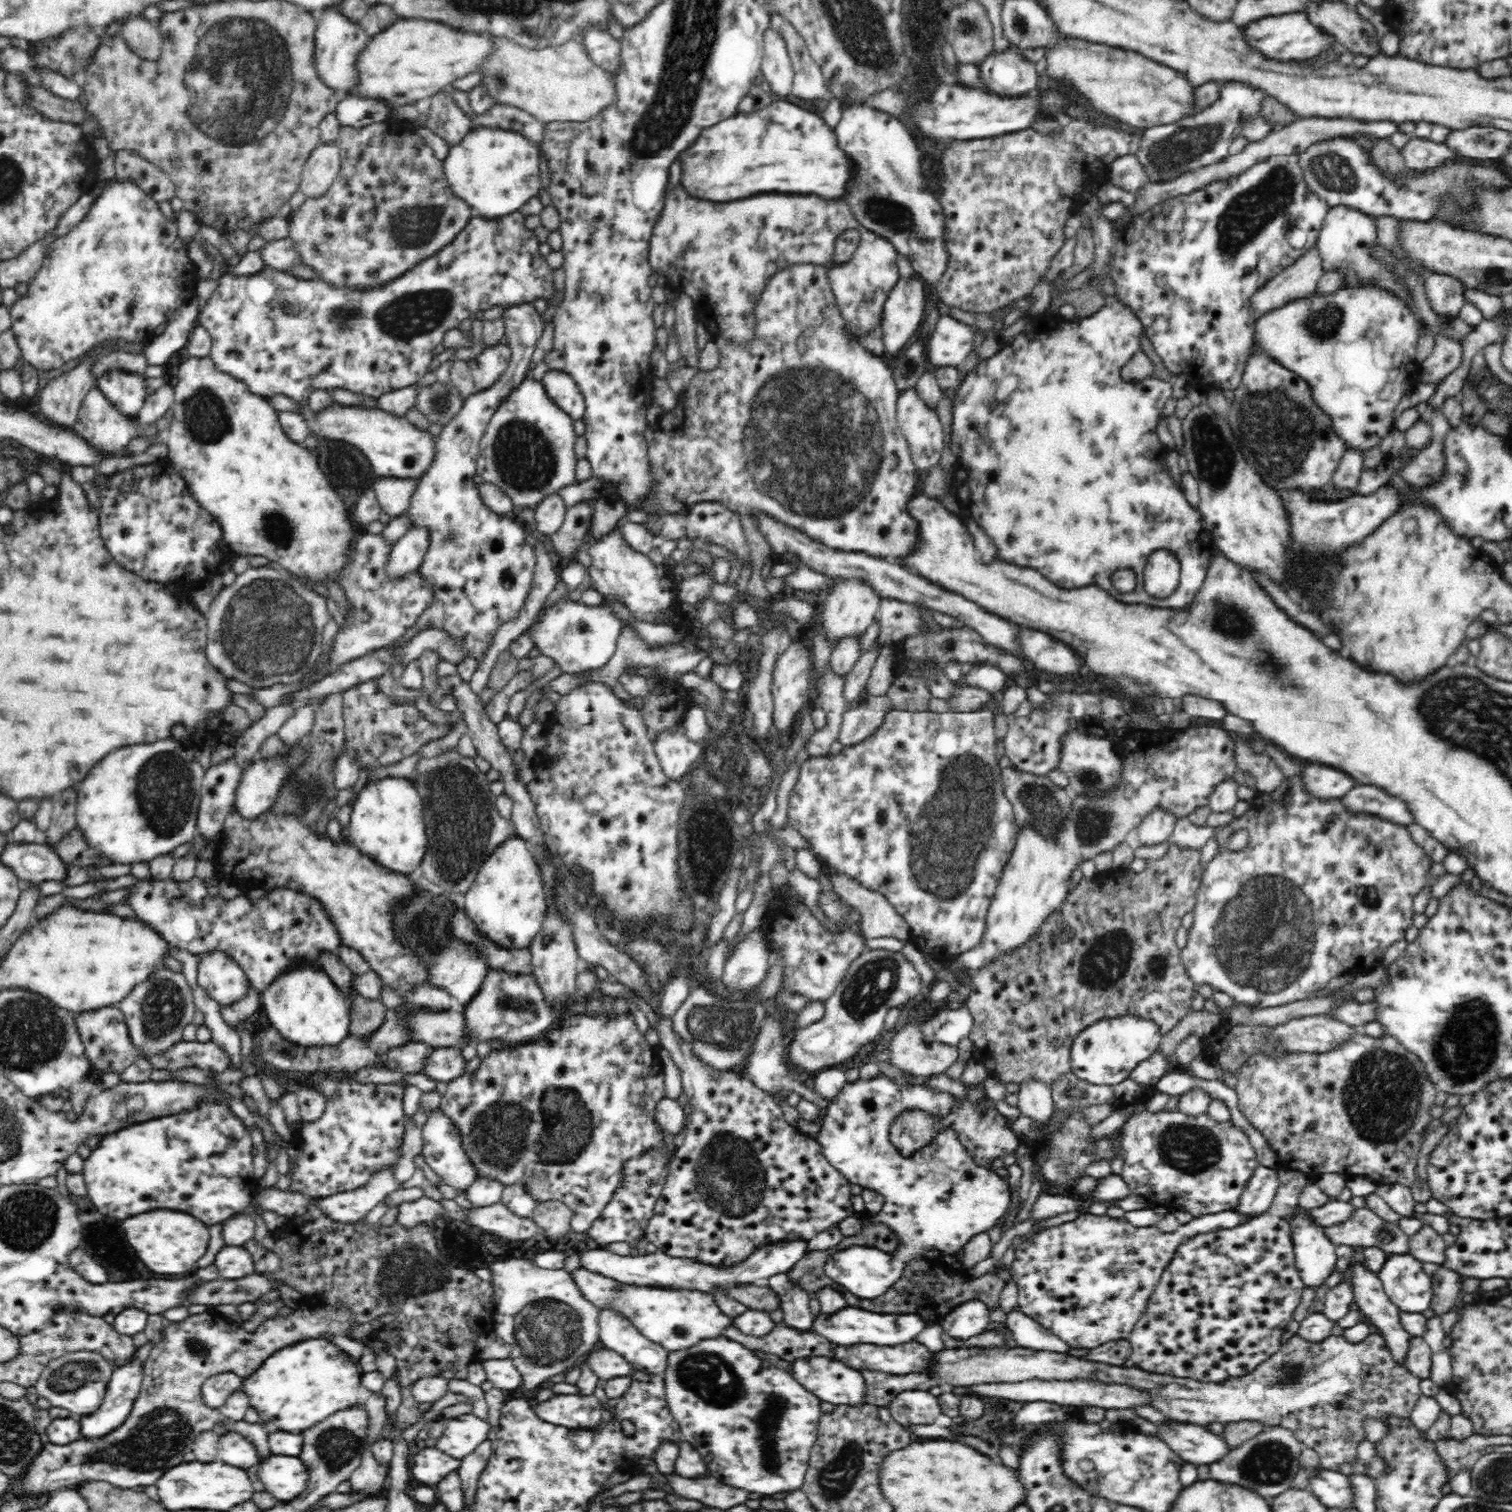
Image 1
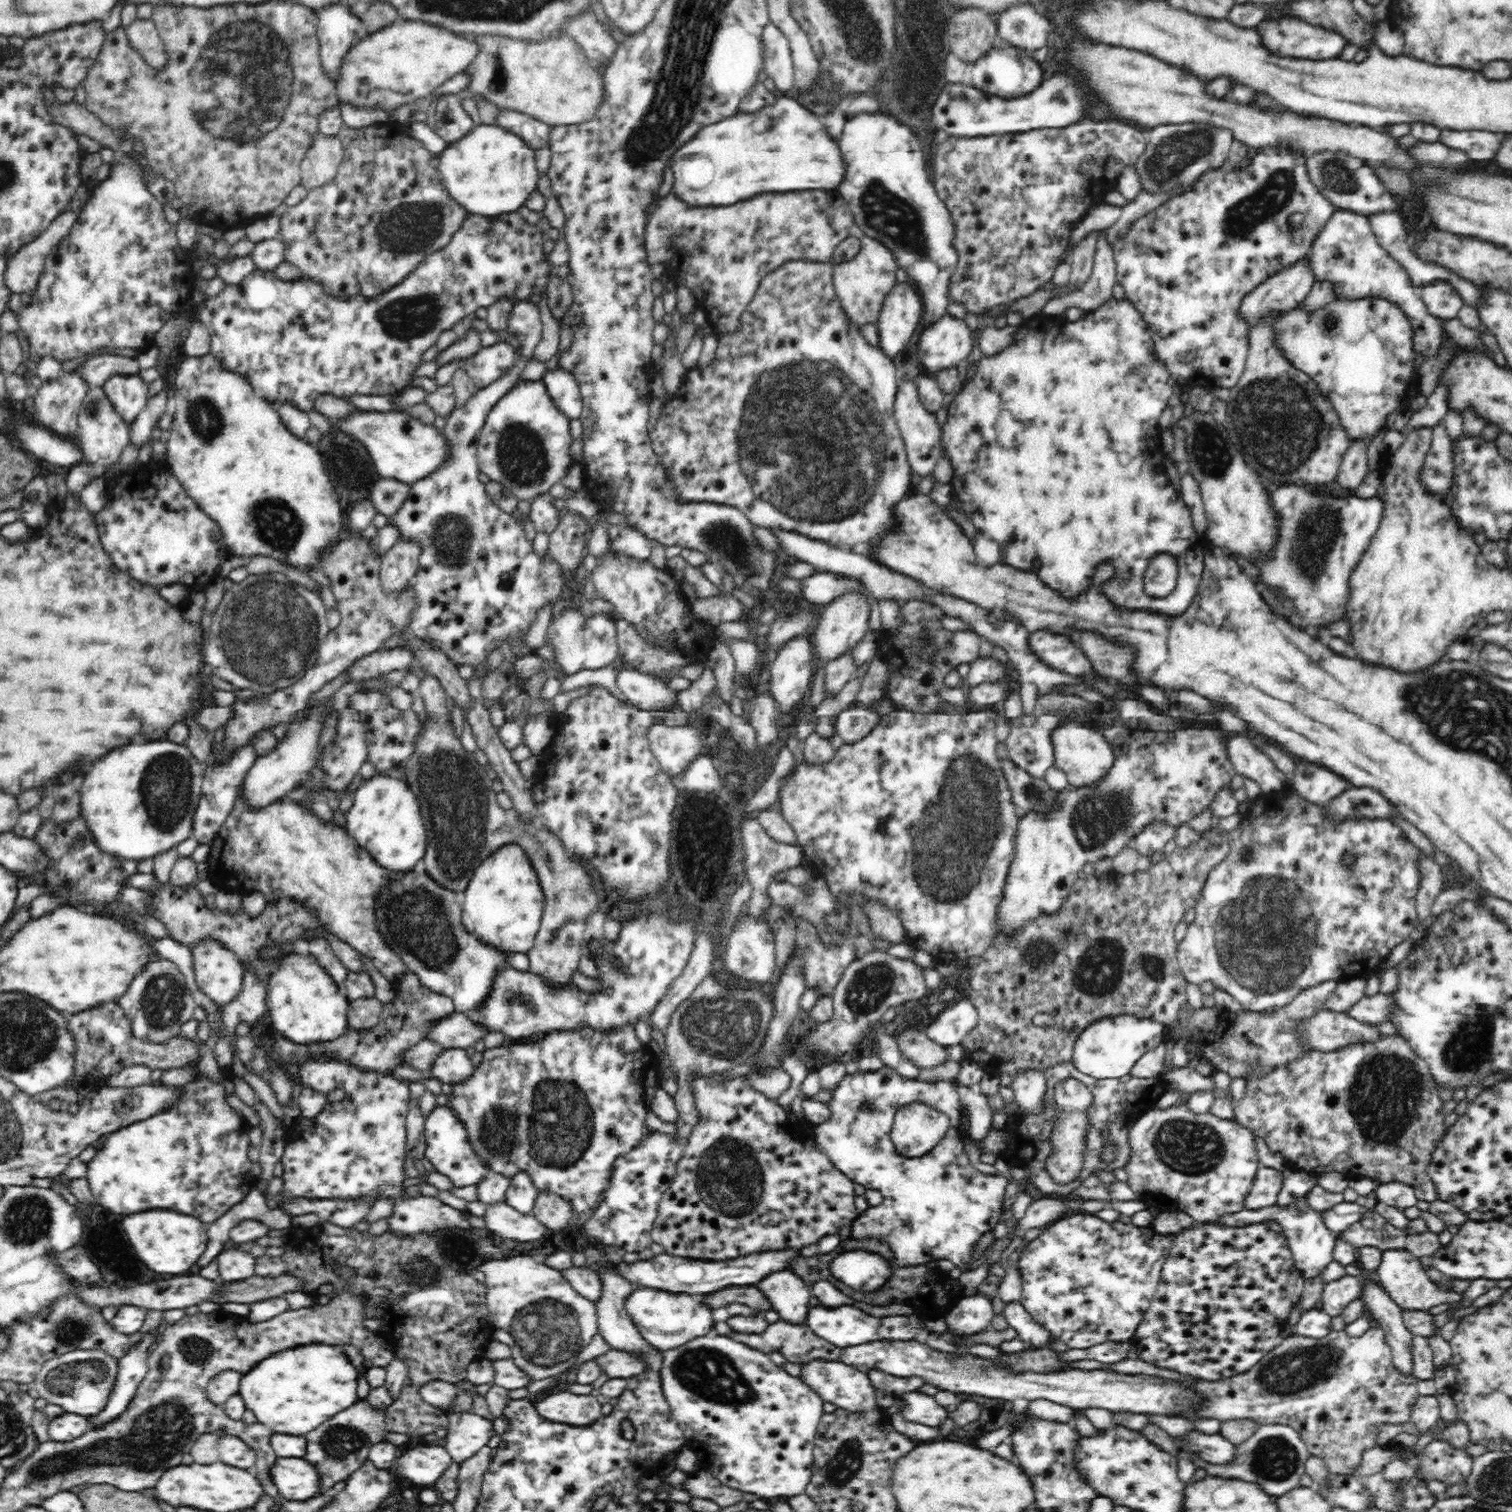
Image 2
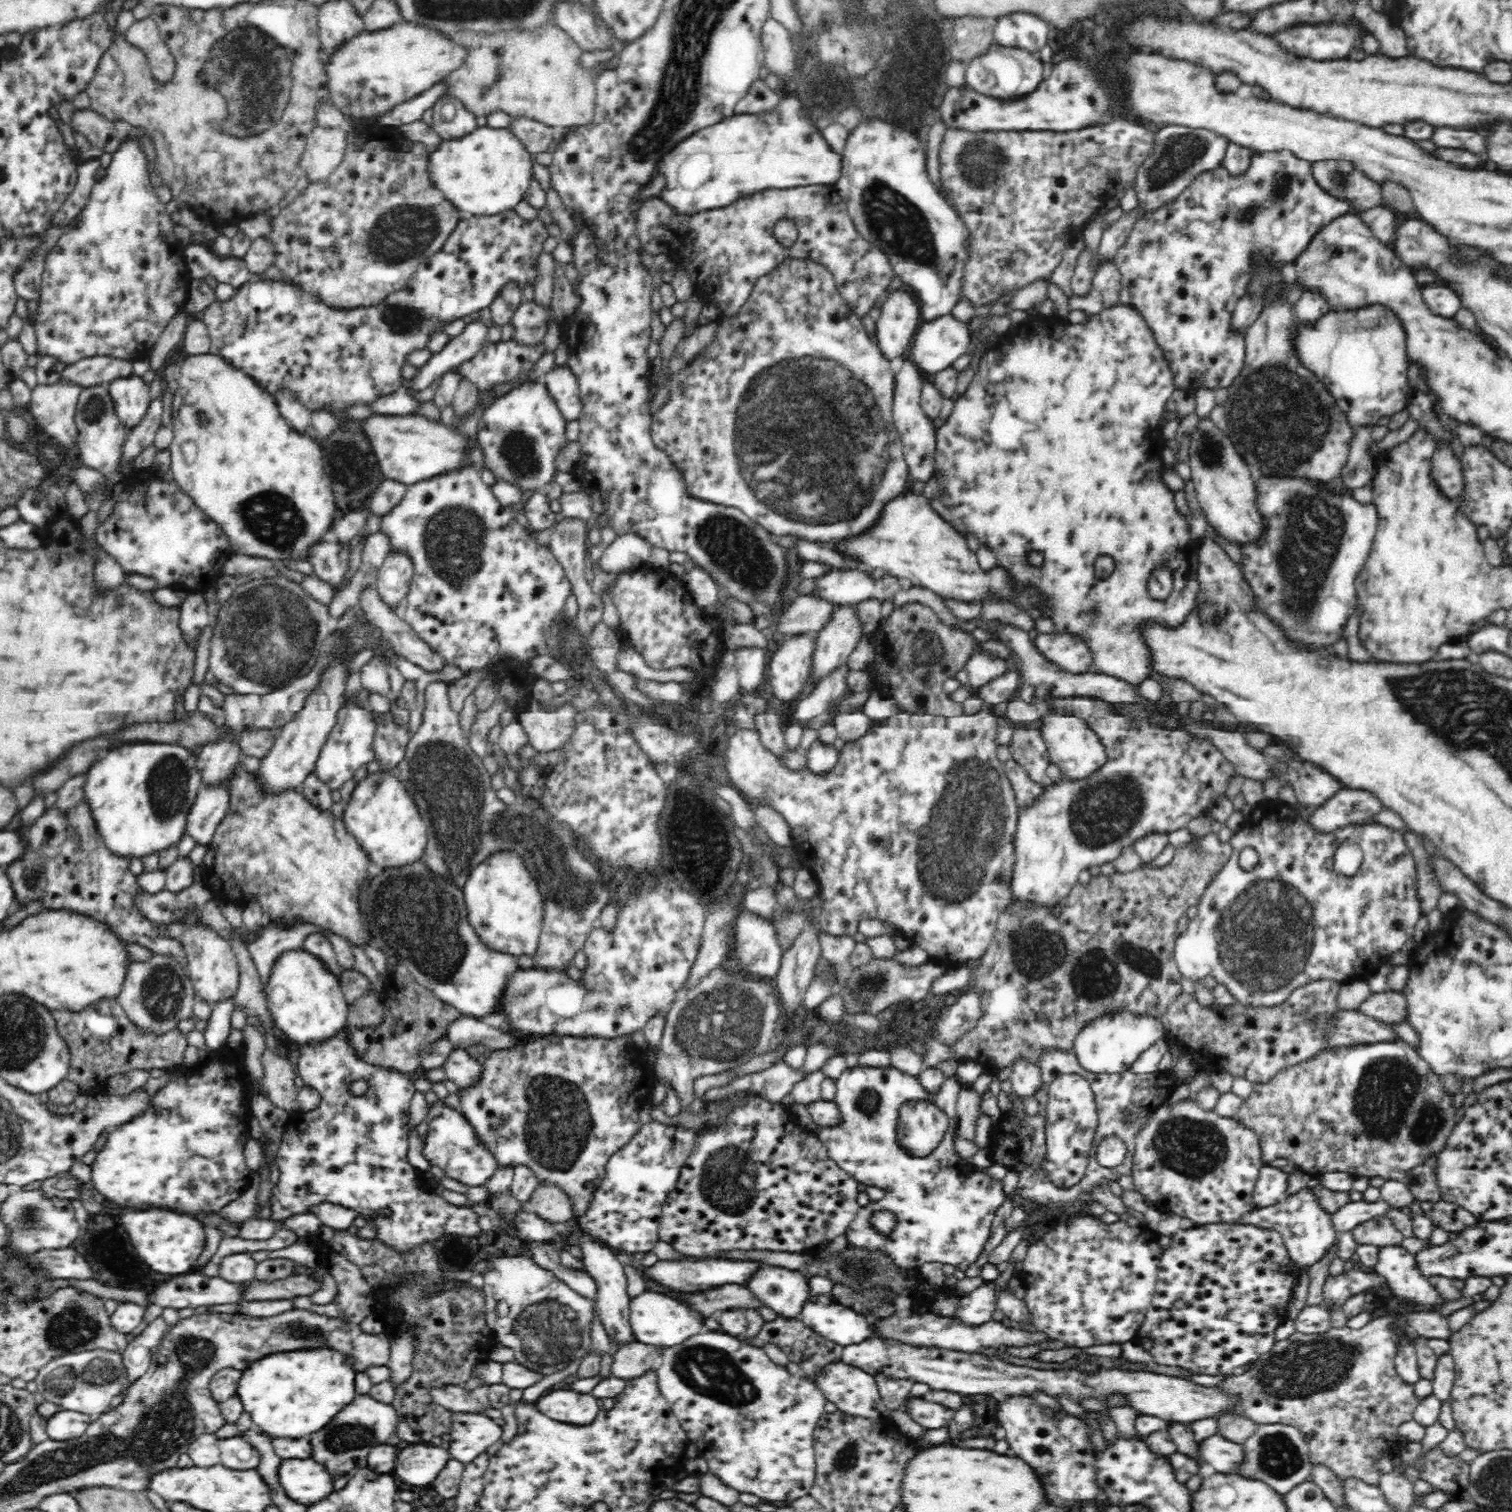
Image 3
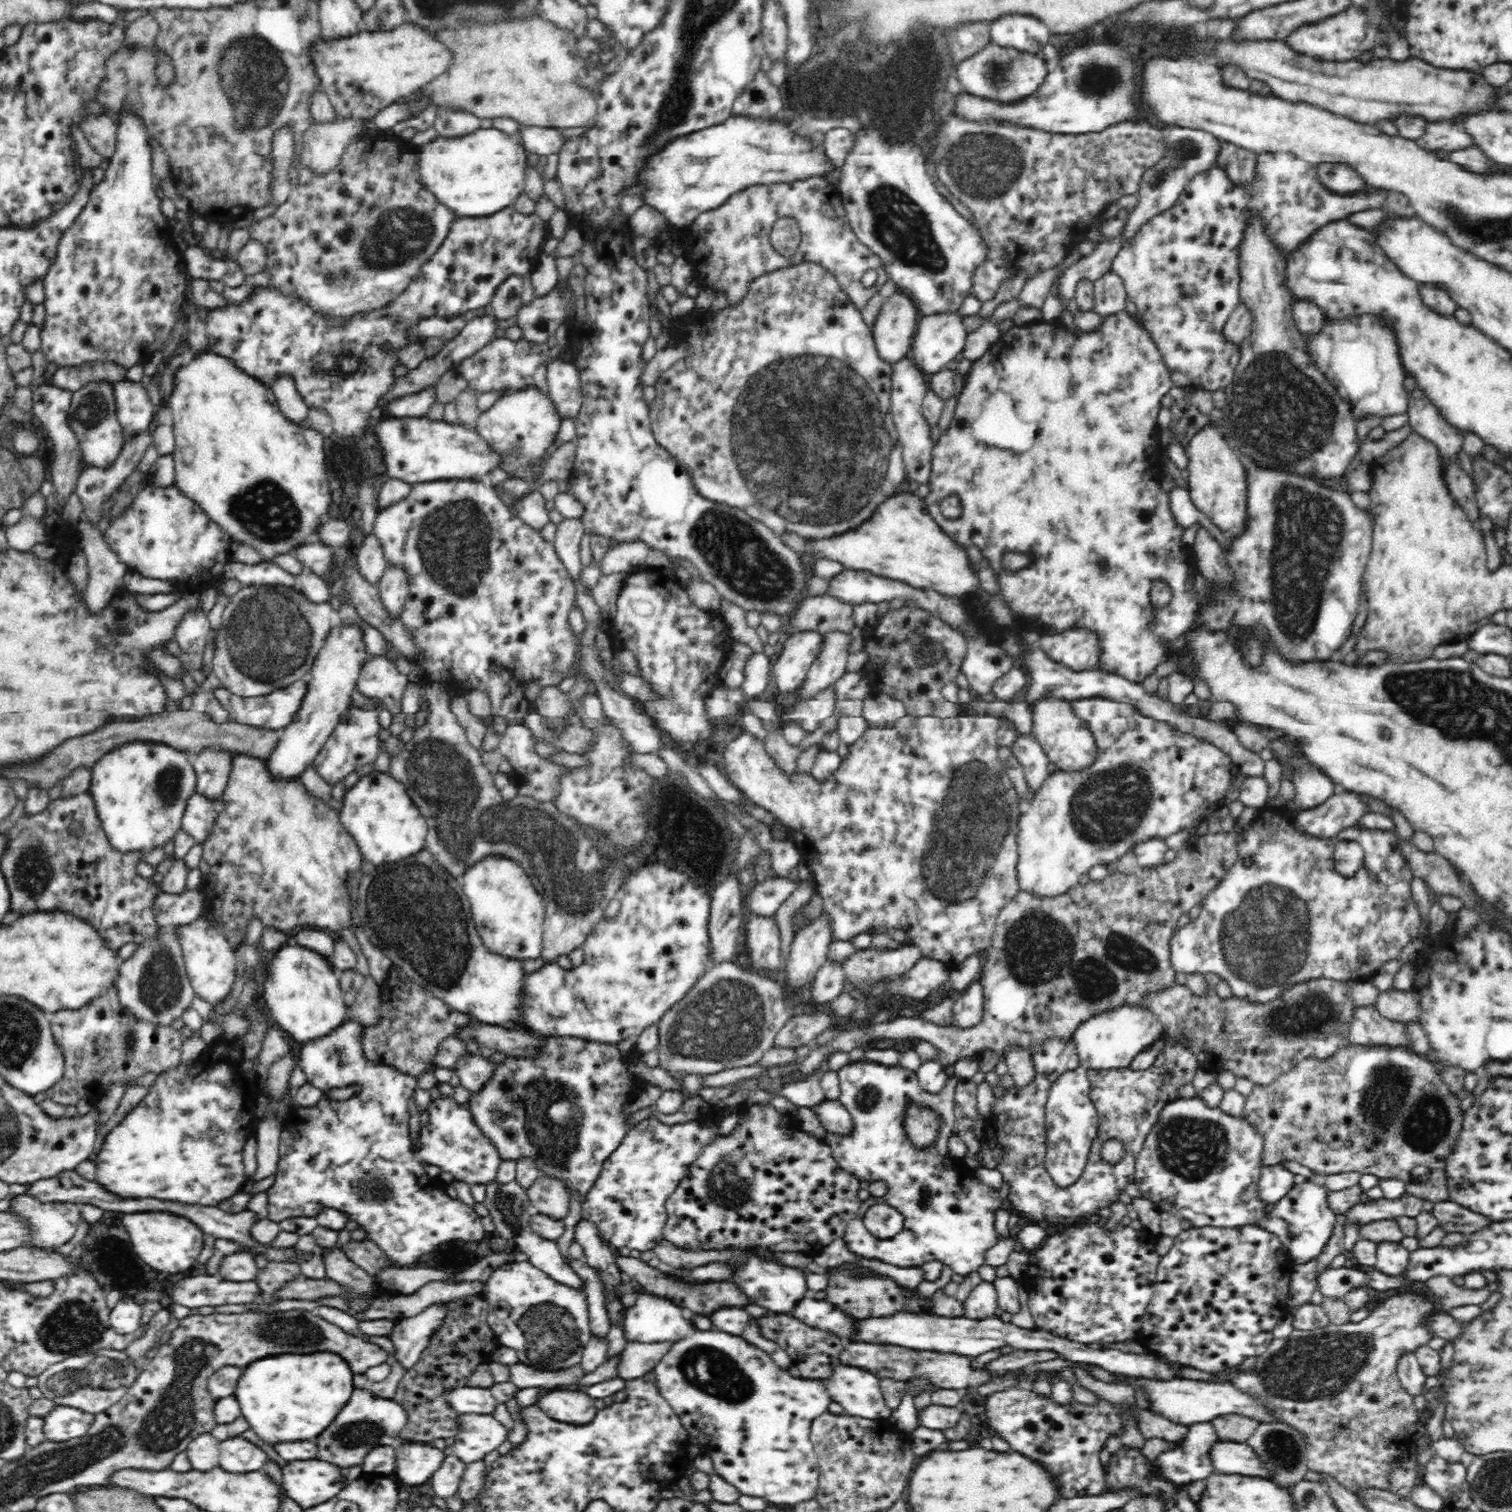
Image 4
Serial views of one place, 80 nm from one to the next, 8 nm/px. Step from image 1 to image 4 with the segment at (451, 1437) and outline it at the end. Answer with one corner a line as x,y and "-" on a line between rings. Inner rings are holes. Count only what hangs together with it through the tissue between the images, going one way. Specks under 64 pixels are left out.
462,1414
459,1421
462,1426
454,1437
452,1452
467,1465
483,1460
504,1444
510,1431
492,1414

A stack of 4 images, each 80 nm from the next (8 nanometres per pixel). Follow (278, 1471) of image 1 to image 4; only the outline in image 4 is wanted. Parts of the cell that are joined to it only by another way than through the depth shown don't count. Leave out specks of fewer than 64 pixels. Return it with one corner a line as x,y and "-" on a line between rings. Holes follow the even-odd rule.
322,1459
290,1462
282,1468
282,1484
286,1486
288,1497
303,1509
329,1503
352,1482
342,1474
341,1466
322,1462

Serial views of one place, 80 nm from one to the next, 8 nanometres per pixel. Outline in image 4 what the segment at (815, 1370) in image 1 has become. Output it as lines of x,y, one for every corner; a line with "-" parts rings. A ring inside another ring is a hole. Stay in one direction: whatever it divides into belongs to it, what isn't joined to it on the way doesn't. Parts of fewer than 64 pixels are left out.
841,1365
836,1368
834,1375
830,1379
826,1379
825,1382
826,1389
829,1390
833,1401
842,1406
846,1415
874,1420
888,1420
892,1414
883,1398
880,1386
881,1380
866,1370

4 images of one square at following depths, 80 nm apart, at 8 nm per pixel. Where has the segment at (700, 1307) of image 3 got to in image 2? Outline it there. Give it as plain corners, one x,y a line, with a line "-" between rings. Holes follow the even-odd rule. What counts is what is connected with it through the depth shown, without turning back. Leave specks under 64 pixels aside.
730,1285
718,1290
718,1292
711,1292
702,1298
702,1304
708,1306
710,1310
718,1310
730,1304
746,1304
754,1310
770,1309
770,1303
764,1298
761,1292
754,1290
754,1285
734,1286

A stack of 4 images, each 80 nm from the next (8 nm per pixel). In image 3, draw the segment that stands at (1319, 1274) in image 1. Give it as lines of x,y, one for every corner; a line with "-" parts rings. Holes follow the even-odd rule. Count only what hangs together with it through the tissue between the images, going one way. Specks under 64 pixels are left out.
1302,1187
1275,1205
1259,1207
1258,1210
1246,1214
1240,1220
1240,1224
1242,1222
1252,1223
1266,1230
1274,1230
1283,1238
1291,1261
1298,1268
1306,1270
1311,1264
1318,1262
1318,1259
1336,1242
1338,1236
1338,1232
1334,1230
1332,1213
1324,1209
1318,1193
1312,1187

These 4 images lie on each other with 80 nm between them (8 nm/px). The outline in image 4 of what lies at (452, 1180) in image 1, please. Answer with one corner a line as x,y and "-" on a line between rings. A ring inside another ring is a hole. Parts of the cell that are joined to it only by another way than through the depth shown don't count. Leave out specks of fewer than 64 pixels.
346,1020
330,1034
303,1043
298,1065
306,1075
308,1083
324,1091
319,1103
308,1107
308,1118
296,1117
288,1121
279,1139
279,1160
274,1184
266,1190
268,1194
267,1218
283,1221
288,1218
319,1217
324,1208
333,1208
356,1222
366,1239
383,1252
384,1256
399,1269
410,1269
421,1265
420,1260
428,1256
436,1246
447,1248
449,1242
480,1242
486,1234
482,1227
482,1215
462,1200
450,1198
437,1177
426,1173
426,1166
438,1166
454,1176
454,1180
469,1185
486,1184
496,1179
503,1161
490,1138
474,1122
467,1104
458,1104
452,1096
438,1097
428,1107
429,1120
420,1128
418,1146
410,1138
408,1127
408,1100
415,1094
417,1077
398,1069
375,1063
364,1054
364,1028
362,1023
-
358,1086
358,1092
346,1100
334,1100
326,1092
333,1088

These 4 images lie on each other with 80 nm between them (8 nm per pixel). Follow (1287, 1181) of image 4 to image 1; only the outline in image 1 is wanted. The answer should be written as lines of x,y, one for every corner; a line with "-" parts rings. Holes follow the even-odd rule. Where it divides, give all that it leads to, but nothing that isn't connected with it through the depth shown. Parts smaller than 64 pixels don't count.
1259,1164
1242,1192
1240,1204
1236,1210
1252,1216
1266,1212
1274,1202
1274,1196
1278,1192
1279,1186
1277,1168

